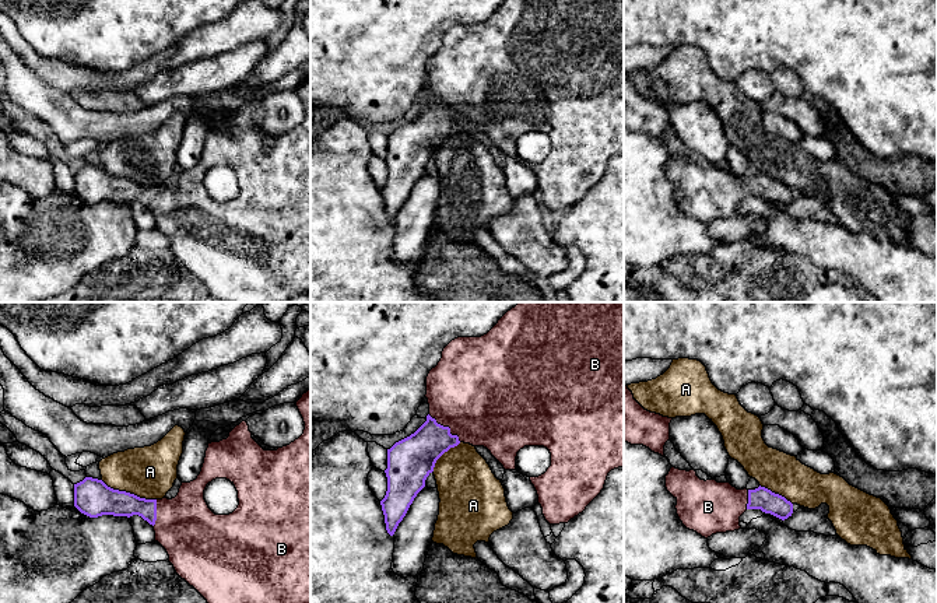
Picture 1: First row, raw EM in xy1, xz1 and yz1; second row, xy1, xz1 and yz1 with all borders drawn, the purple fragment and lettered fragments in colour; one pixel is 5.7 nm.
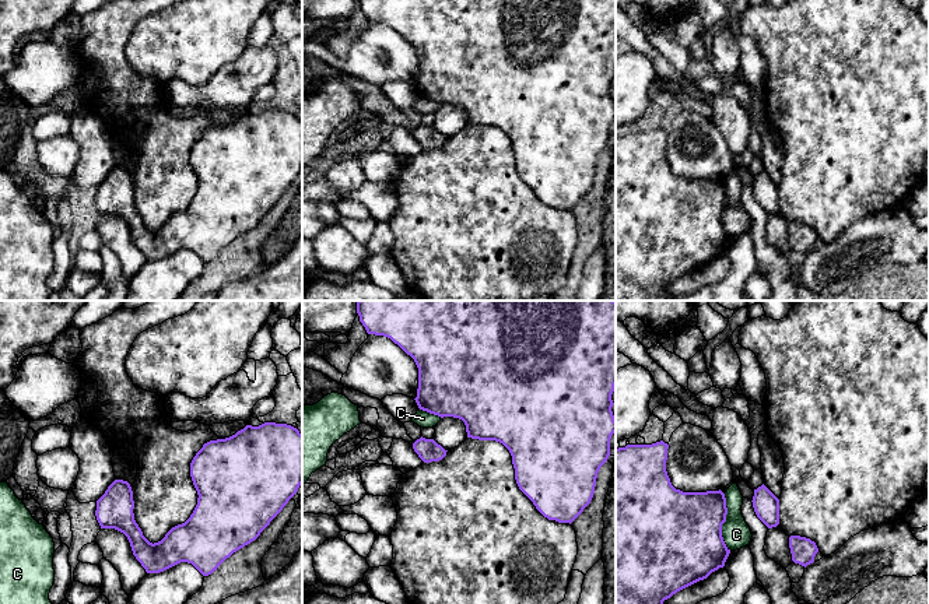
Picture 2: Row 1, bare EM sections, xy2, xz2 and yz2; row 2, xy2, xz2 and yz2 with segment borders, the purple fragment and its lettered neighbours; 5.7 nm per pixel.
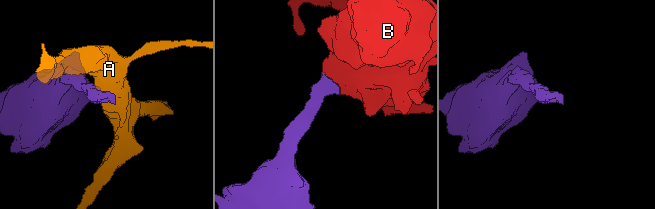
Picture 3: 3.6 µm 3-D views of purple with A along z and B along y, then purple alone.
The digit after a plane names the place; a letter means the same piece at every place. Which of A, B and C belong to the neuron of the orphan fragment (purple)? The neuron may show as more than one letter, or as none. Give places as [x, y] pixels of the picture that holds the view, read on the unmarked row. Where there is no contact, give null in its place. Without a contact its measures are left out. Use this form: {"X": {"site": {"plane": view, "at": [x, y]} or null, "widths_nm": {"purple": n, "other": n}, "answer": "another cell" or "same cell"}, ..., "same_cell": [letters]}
{"A": {"site": {"plane": "xy1", "at": [129, 179]}, "widths_nm": {"purple": 220, "other": 300}, "answer": "another cell"}, "B": {"site": {"plane": "xz1", "at": [446, 114]}, "widths_nm": {"purple": 240, "other": 480}, "answer": "same cell"}, "C": {"site": {"plane": "yz2", "at": [725, 207]}, "widths_nm": {"purple": 440, "other": 160}, "answer": "another cell"}, "same_cell": ["B"]}

